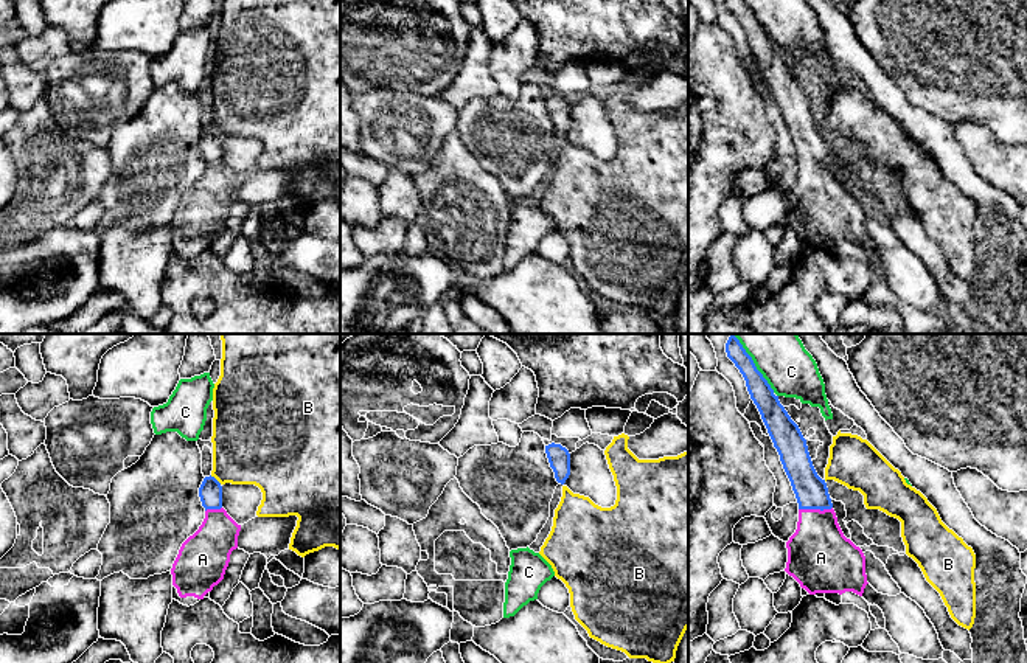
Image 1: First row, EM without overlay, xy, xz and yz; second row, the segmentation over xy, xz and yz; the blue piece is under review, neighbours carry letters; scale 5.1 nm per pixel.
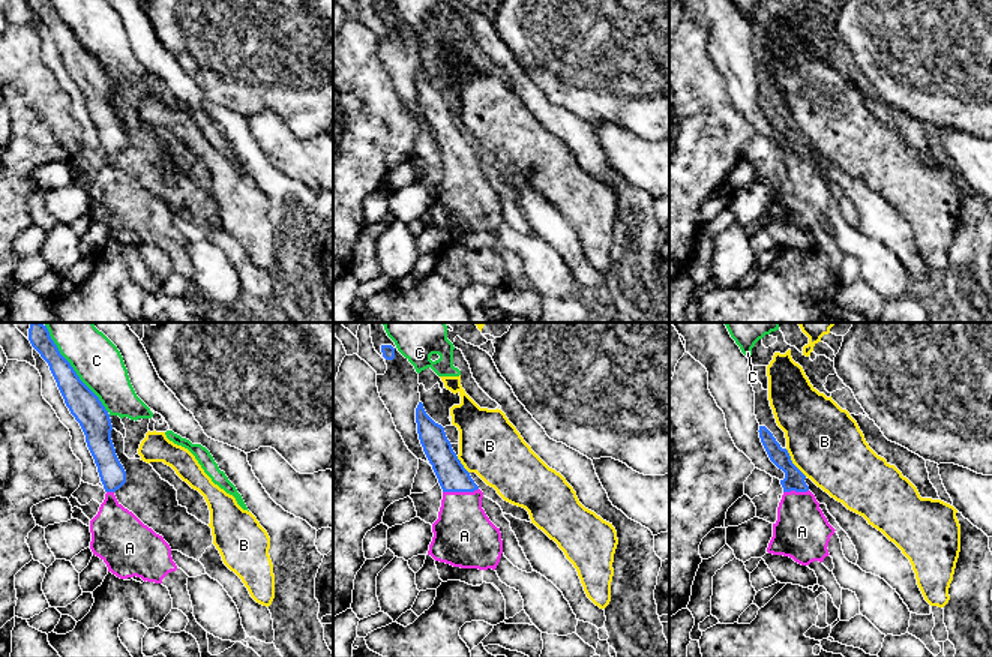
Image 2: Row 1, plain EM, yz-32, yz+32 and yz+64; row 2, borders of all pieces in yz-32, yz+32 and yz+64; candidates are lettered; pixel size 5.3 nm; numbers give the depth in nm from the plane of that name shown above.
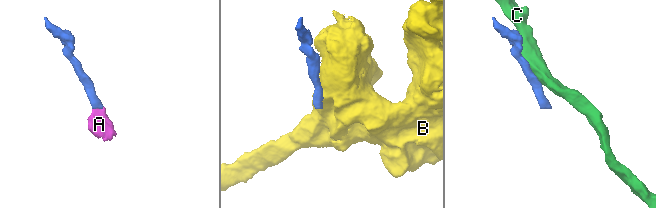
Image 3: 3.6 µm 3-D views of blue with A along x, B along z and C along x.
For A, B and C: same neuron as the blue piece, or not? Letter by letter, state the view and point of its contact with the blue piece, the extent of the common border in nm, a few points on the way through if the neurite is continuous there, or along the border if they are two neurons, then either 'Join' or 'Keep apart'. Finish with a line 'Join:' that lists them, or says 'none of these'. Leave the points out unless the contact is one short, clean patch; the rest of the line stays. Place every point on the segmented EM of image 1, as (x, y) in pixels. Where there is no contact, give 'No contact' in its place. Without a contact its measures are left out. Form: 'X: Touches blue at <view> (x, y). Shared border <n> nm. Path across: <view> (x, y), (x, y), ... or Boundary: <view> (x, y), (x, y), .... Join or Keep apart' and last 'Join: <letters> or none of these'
A: Touches blue at yz (814, 508). Shared border 180 nm. Join
B: Touches blue at xy (215, 479). Shared border 80 nm. Boundary: xy (210, 475), (221, 483). Keep apart
C: Touches blue at yz (754, 364). Shared border 360 nm. Keep apart
Join: A

